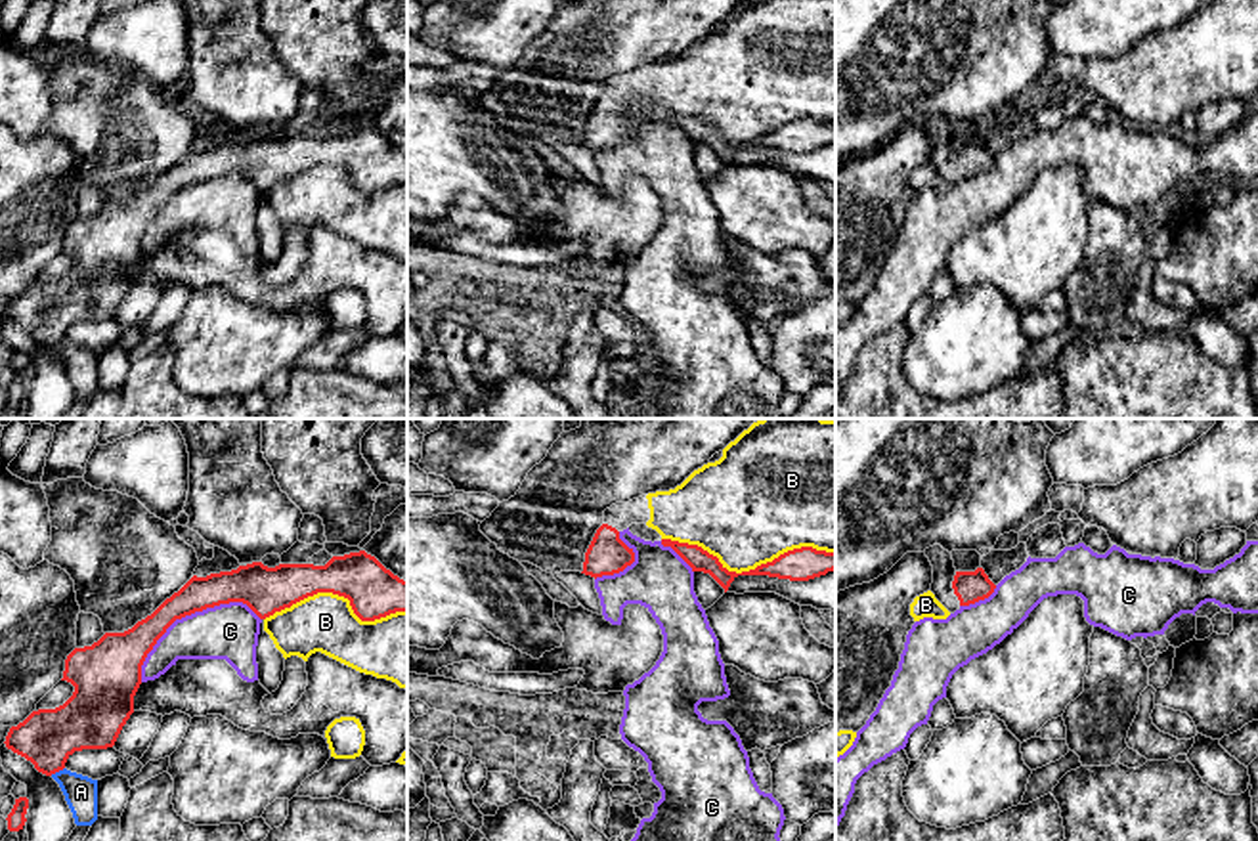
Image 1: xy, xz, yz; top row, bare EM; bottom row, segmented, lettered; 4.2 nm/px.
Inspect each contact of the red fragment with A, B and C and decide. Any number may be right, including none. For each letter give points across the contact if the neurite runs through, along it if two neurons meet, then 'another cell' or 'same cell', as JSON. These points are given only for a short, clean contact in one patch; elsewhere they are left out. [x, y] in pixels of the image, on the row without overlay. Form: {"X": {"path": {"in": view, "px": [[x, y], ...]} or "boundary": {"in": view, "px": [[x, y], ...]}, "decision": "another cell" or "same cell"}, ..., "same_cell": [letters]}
{"A": {"decision": "another cell"}, "B": {"decision": "another cell"}, "C": {"decision": "another cell"}, "same_cell": []}

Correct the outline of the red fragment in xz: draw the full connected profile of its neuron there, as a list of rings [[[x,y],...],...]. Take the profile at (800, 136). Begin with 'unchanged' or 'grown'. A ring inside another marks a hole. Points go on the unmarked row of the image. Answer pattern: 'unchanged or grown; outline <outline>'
unchanged; outline [[[662,111],[662,117],[671,119],[692,140],[692,143],[709,145],[725,161],[725,164],[738,147],[769,147],[790,153],[809,153],[835,141],[835,124],[816,122],[813,119],[788,122],[772,134],[736,145],[728,143],[717,128],[698,117],[671,111]]]

